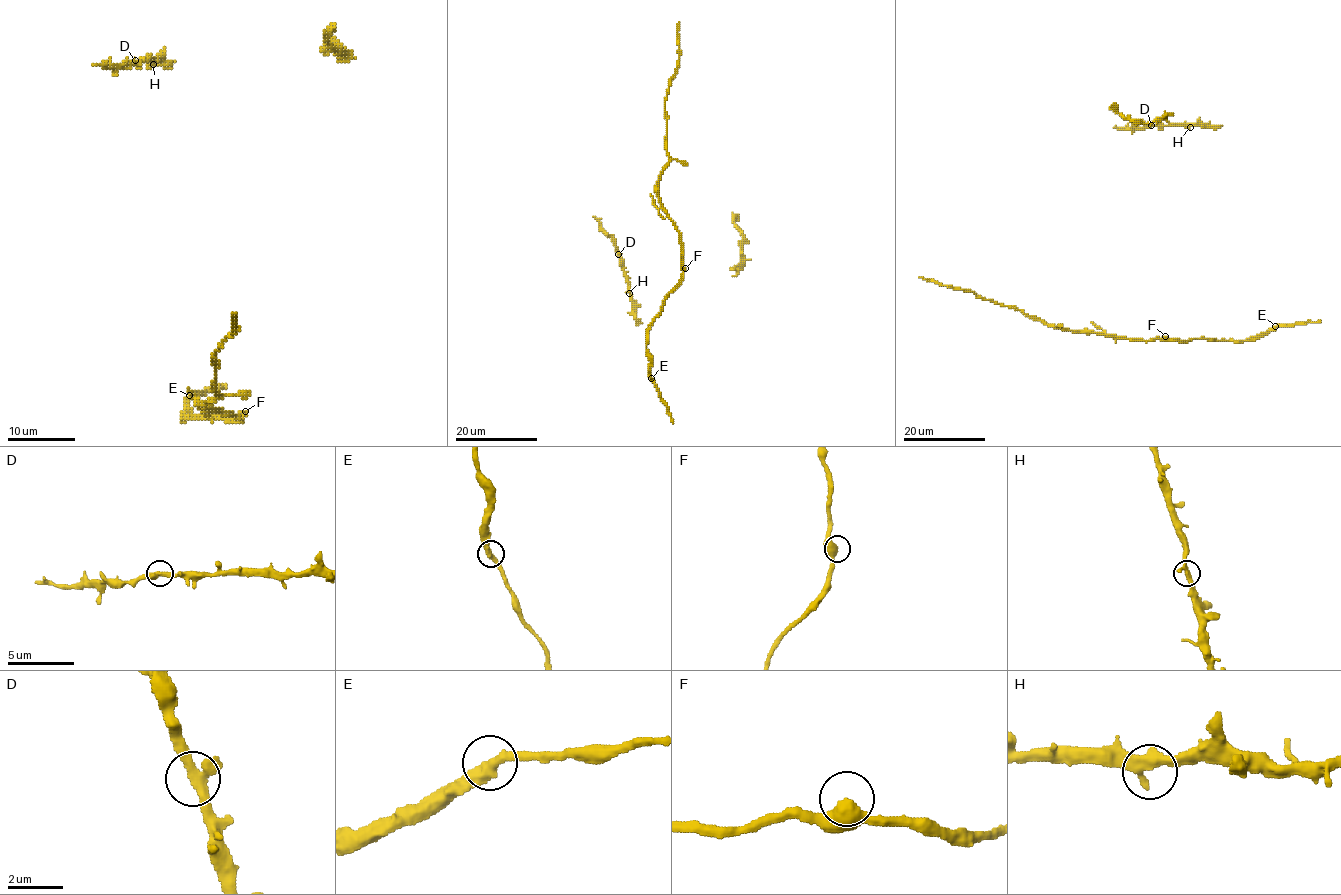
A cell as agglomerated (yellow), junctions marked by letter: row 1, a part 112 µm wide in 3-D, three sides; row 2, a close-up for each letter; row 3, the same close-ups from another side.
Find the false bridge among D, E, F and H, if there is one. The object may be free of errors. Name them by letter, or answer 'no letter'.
no letter

